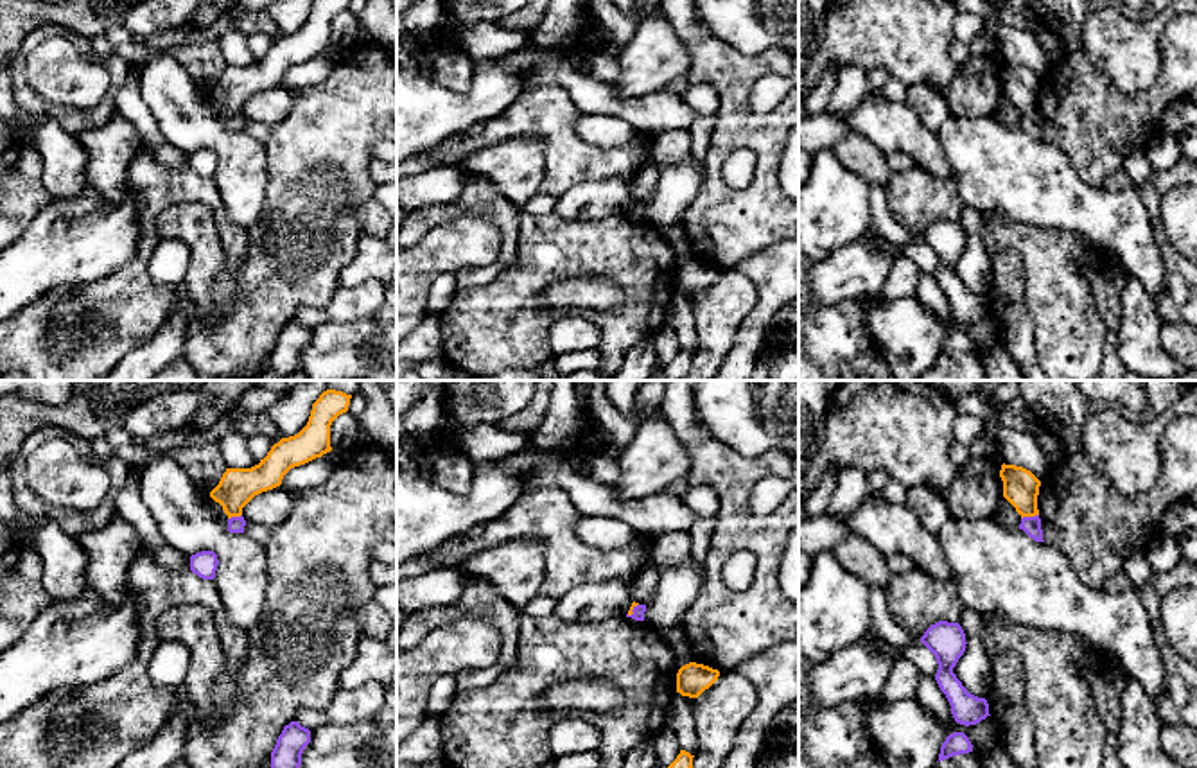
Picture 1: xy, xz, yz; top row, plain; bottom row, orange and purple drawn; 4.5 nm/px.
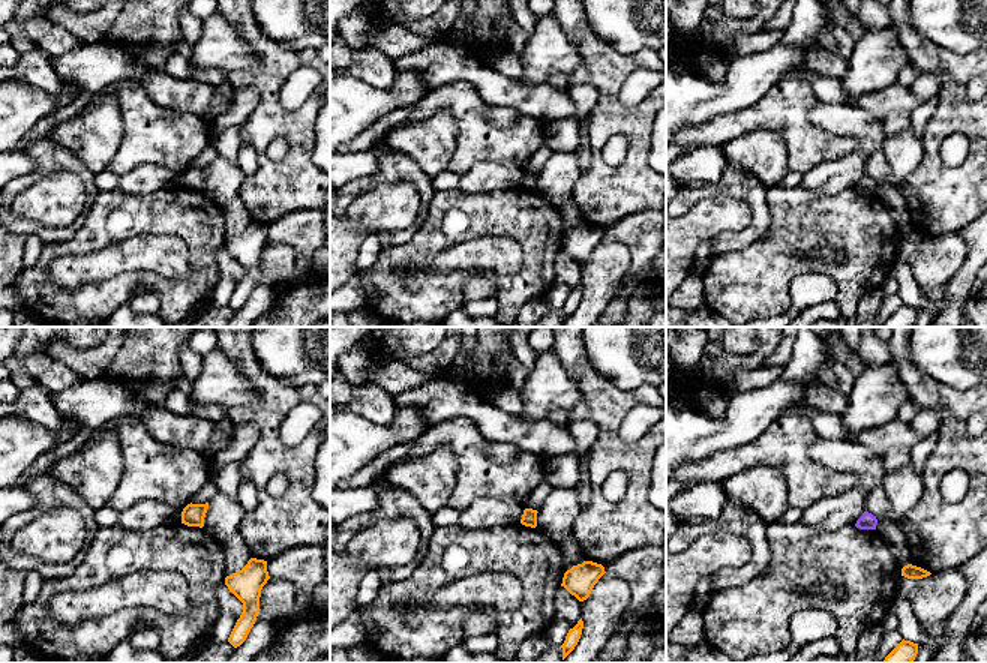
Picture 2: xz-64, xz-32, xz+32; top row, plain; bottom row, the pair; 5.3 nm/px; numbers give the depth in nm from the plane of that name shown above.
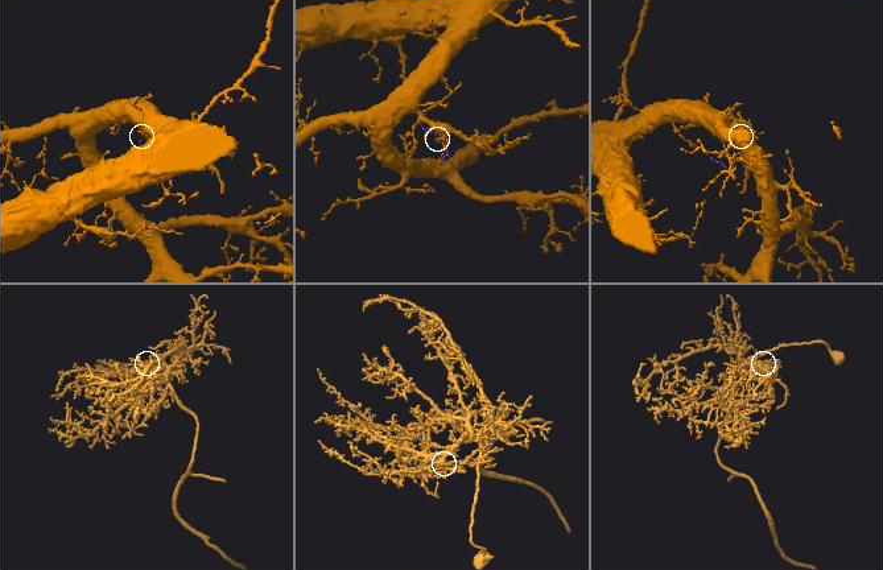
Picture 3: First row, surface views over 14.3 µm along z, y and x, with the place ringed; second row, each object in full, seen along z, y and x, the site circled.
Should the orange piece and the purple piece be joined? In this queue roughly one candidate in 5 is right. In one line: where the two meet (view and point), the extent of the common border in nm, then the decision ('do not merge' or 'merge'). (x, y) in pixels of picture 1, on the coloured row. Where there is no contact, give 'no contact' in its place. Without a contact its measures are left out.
meets orange in yz at (1029, 515); contact 80 nm long; do not merge

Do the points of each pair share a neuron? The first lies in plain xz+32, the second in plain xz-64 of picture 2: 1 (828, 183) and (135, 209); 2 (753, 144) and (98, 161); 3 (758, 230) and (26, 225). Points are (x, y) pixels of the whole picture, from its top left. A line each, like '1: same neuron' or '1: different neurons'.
1: different neurons
2: same neuron
3: same neuron

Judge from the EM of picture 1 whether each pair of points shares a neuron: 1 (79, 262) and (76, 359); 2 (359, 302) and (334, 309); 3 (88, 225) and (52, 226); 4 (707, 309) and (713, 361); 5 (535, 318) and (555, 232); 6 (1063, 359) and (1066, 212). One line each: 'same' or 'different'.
1: different
2: same
3: same
4: same
5: same
6: different

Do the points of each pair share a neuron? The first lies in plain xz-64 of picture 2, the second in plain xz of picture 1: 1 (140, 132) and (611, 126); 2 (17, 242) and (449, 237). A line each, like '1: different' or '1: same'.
1: different
2: same

